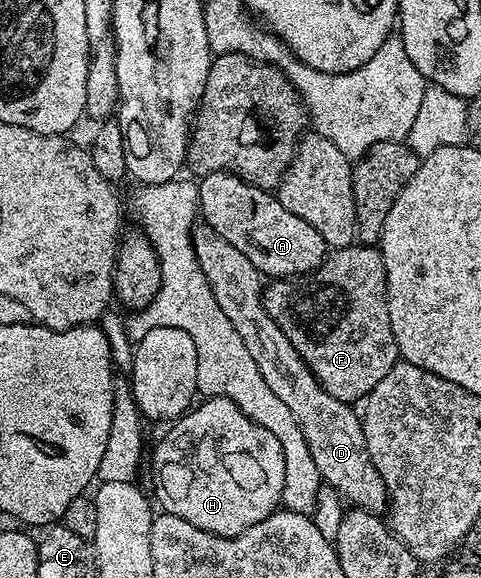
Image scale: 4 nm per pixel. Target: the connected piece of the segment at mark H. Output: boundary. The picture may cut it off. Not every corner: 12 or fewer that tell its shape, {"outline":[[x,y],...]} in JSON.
{"outline":[[204,397],[151,458],[153,498],[232,538],[280,509],[285,454]]}

